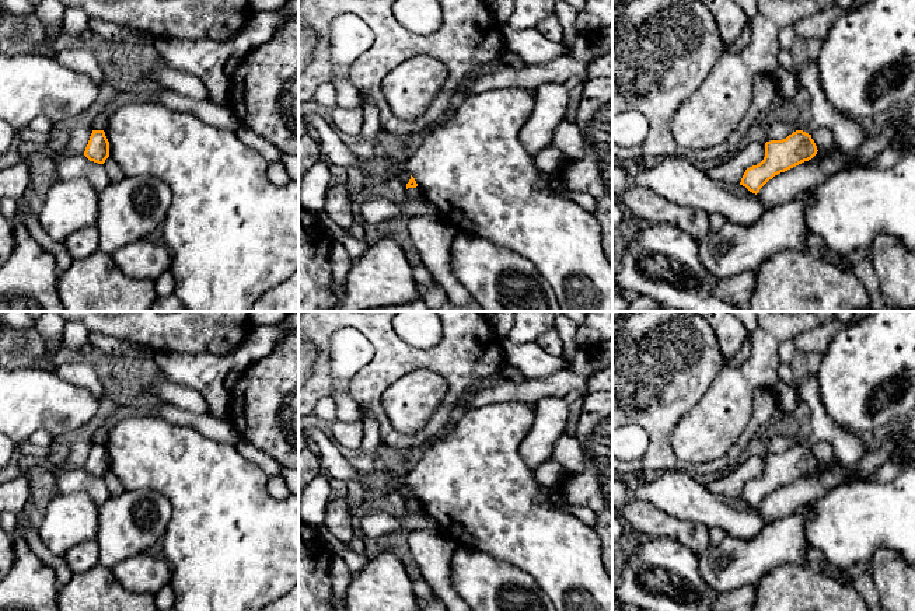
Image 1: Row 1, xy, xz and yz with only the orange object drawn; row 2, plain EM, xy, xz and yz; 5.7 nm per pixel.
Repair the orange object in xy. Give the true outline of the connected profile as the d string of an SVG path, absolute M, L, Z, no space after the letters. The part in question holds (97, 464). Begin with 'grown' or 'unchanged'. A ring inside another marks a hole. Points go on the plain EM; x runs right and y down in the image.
unchanged; M92 444L84 469L94 476L104 478L109 471L109 455L104 444Z

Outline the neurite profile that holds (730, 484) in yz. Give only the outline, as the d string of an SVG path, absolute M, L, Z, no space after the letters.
M748 455L740 464L717 478L706 479L710 492L730 497L740 497L747 482L759 478L765 471L765 458Z

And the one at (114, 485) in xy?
M111 471L105 474L104 481L111 496L118 496L126 490L119 478Z

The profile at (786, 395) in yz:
M779 383L772 388L776 394L778 409L782 415L793 415L797 408L799 399L794 385L787 385L785 383Z

